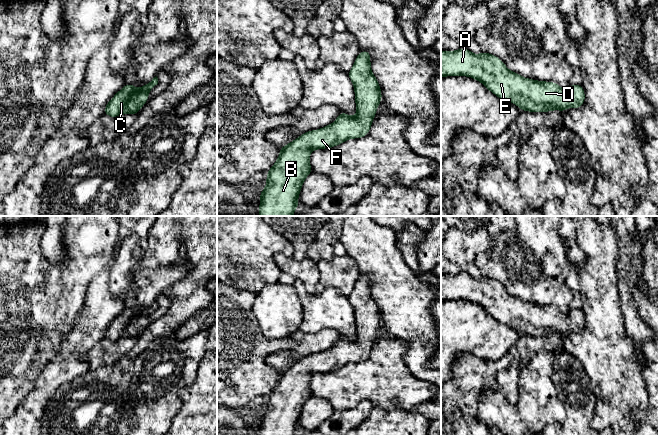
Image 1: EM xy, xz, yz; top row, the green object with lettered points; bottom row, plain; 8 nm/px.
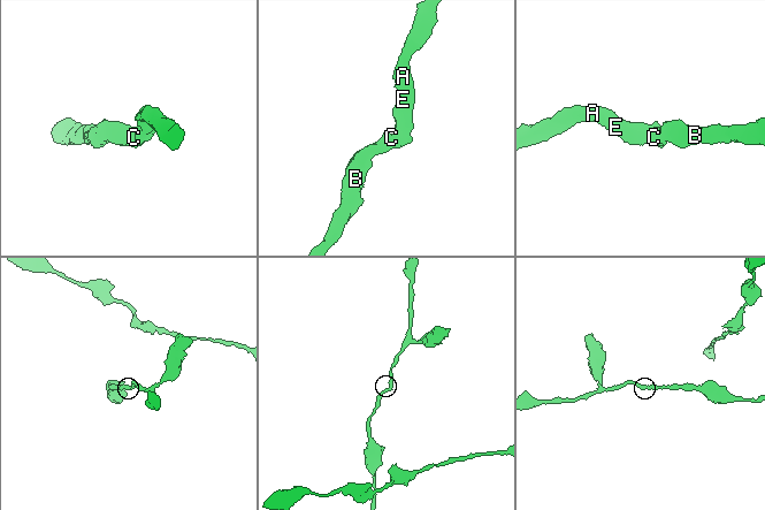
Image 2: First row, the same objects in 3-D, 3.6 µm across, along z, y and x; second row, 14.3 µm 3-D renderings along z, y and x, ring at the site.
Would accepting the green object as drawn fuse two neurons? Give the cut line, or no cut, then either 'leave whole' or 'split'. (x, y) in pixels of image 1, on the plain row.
no cut | leave whole

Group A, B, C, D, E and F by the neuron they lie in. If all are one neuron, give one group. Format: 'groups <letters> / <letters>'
groups A B C D E F

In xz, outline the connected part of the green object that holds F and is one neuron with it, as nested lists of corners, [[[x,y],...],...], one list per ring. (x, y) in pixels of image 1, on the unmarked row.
[[[360,275],[353,291],[348,296],[355,314],[356,340],[340,336],[336,345],[319,354],[312,354],[302,358],[299,362],[280,372],[280,379],[276,387],[267,397],[267,408],[260,417],[259,435],[295,435],[298,420],[305,402],[312,397],[309,387],[310,376],[316,373],[331,372],[348,363],[363,362],[369,356],[372,343],[376,339],[377,331],[382,324],[380,309],[371,295],[370,276]]]

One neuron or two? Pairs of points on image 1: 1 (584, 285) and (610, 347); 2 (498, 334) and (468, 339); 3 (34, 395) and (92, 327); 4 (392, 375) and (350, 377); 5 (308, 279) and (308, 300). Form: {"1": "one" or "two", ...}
{"1": "one", "2": "one", "3": "one", "4": "one", "5": "two"}

